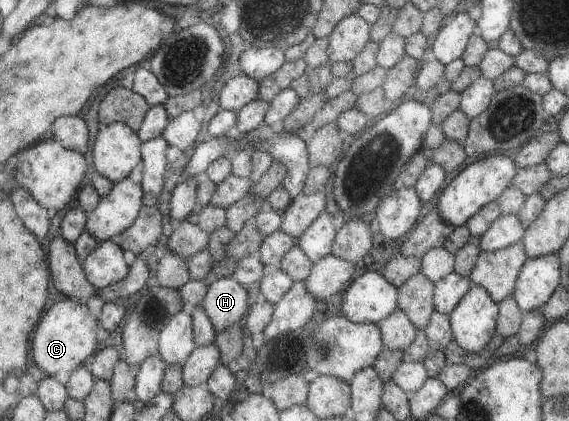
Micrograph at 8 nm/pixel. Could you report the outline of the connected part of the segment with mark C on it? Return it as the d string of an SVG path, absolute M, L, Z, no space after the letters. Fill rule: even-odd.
M66 297L54 303L39 317L30 338L36 367L48 376L56 375L60 371L71 372L76 366L80 366L88 355L92 355L97 343L95 333L98 327L97 319L88 312L85 303Z

